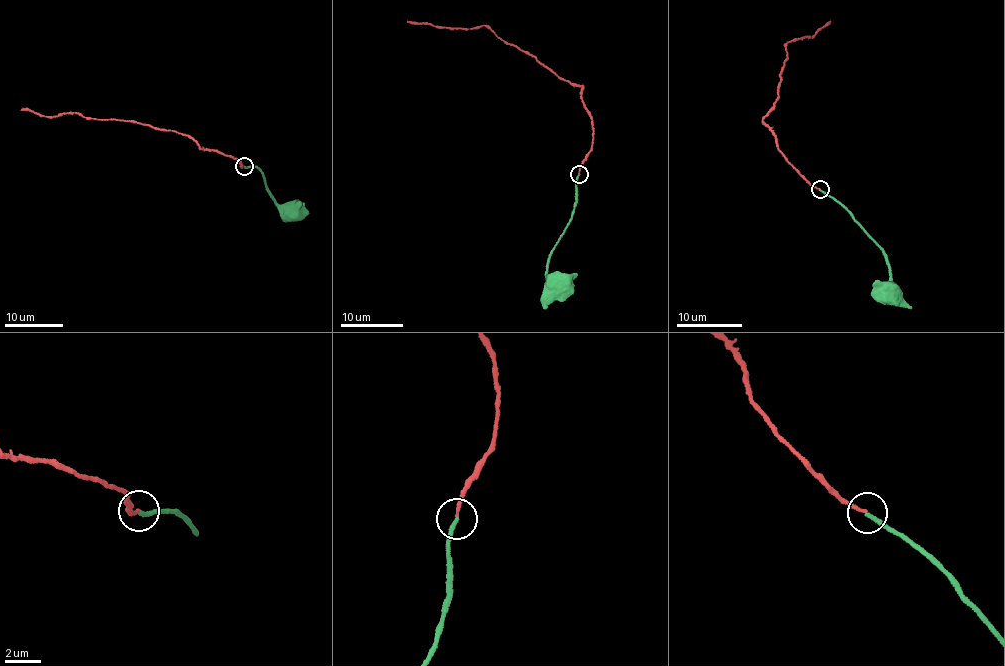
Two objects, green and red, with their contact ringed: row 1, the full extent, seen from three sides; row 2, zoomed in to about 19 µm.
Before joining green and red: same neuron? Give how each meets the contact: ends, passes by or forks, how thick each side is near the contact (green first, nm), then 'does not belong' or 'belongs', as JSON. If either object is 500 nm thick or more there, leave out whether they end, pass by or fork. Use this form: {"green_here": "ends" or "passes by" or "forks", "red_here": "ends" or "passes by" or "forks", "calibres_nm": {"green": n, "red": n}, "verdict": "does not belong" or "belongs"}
{"green_here": "ends", "red_here": "ends", "calibres_nm": {"green": 240, "red": 190}, "verdict": "does not belong"}

